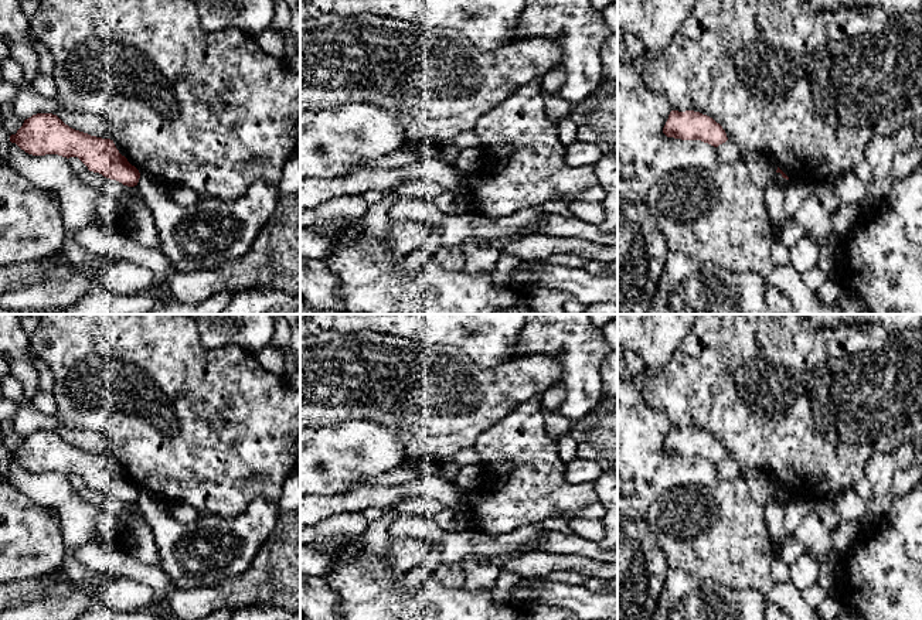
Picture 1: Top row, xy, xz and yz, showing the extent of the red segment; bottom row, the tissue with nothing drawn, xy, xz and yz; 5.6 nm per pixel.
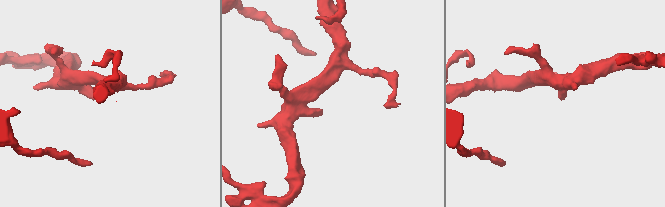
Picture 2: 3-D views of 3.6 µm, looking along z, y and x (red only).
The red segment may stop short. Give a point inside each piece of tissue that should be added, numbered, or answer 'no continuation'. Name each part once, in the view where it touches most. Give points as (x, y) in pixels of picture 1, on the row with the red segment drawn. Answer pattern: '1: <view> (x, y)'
no continuation

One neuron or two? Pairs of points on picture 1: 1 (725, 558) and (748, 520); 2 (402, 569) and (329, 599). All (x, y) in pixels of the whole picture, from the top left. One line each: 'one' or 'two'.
1: one
2: two

